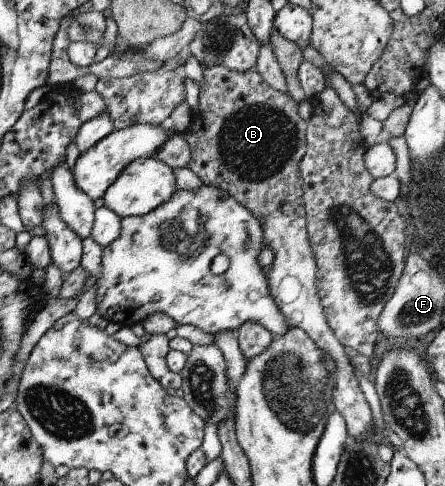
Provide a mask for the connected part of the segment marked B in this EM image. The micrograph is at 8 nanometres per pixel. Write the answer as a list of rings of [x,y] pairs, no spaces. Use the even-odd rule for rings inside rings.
[[[206,64],[203,70],[203,81],[199,86],[199,99],[193,121],[185,130],[184,138],[189,143],[193,156],[187,167],[207,185],[221,188],[228,195],[243,204],[256,220],[261,222],[263,228],[263,244],[273,250],[274,260],[270,265],[267,276],[269,291],[274,302],[279,306],[282,314],[291,329],[296,327],[306,331],[319,349],[325,350],[330,355],[330,360],[335,360],[336,380],[332,378],[333,399],[337,411],[344,417],[347,424],[347,433],[350,439],[359,441],[366,438],[366,433],[373,425],[372,413],[360,384],[354,375],[354,368],[350,364],[342,343],[332,332],[331,325],[327,323],[324,309],[316,294],[317,262],[312,253],[309,234],[306,228],[305,200],[303,199],[303,180],[299,169],[301,158],[307,151],[307,122],[298,114],[299,104],[288,92],[280,93],[272,88],[255,70],[255,68],[241,73],[228,70],[220,65]]]

